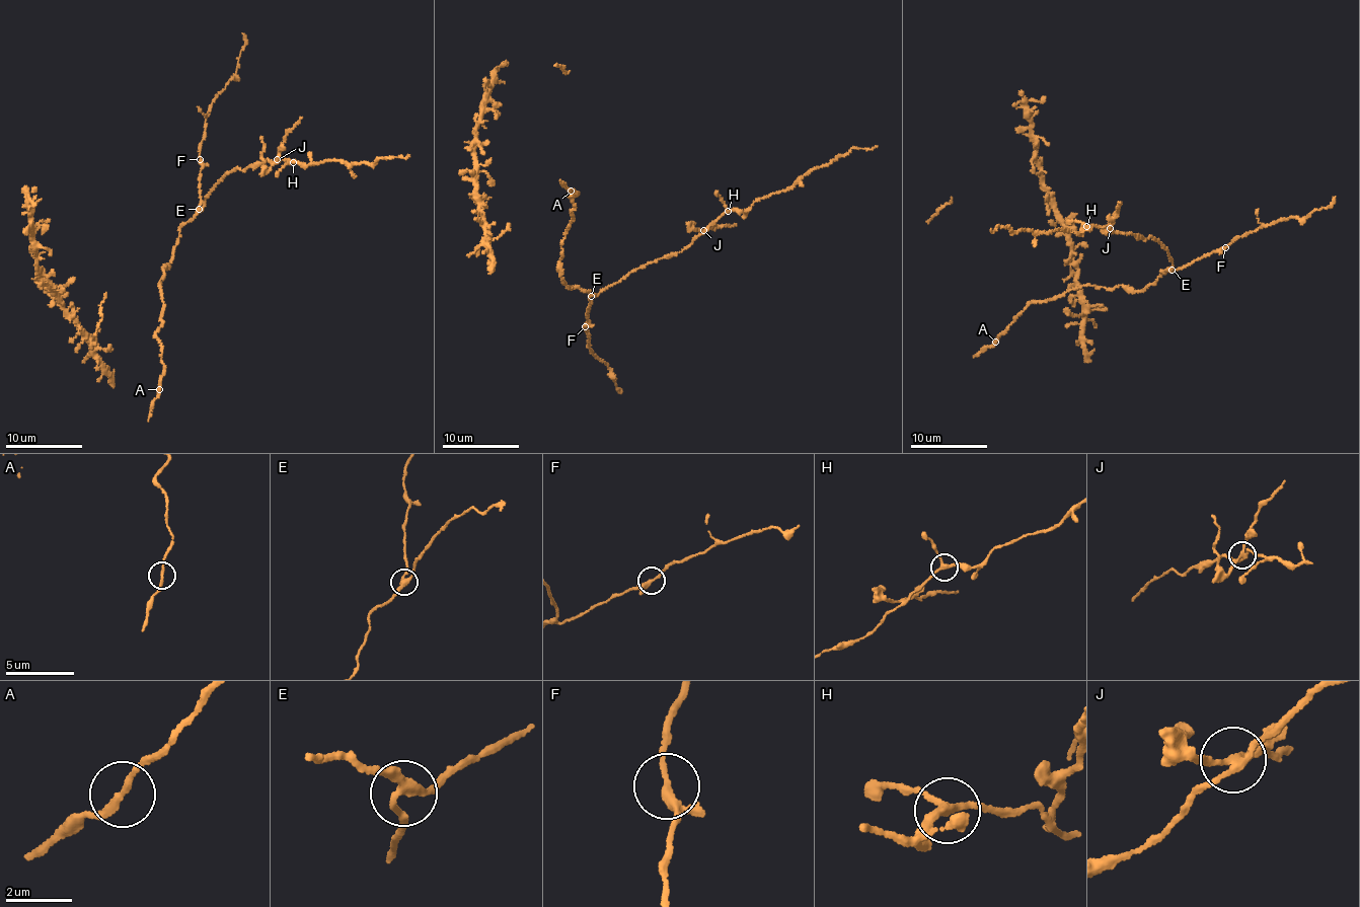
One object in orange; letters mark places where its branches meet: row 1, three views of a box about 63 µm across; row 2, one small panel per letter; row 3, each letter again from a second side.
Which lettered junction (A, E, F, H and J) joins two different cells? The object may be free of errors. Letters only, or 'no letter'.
J

